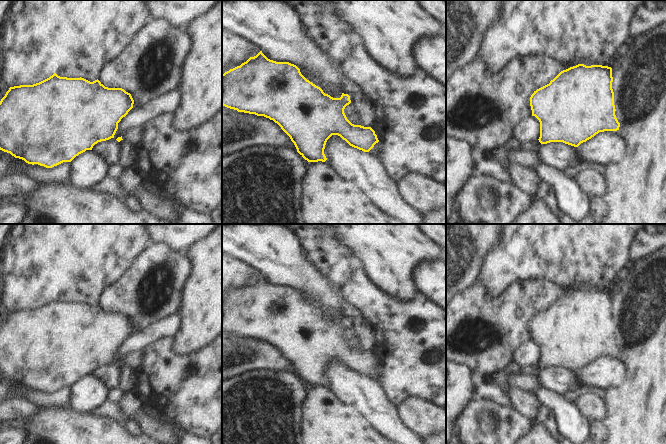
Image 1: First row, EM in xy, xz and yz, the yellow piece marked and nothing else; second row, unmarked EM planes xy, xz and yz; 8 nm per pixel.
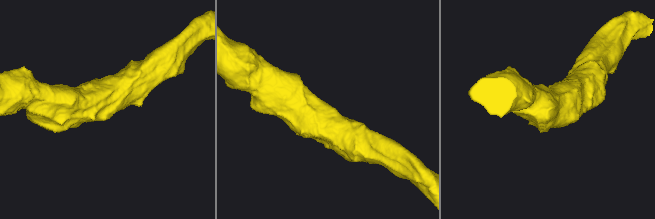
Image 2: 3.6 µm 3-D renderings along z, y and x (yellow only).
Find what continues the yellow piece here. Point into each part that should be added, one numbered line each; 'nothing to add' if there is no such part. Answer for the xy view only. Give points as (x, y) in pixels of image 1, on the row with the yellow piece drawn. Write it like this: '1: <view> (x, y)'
1: xy (127, 155)

